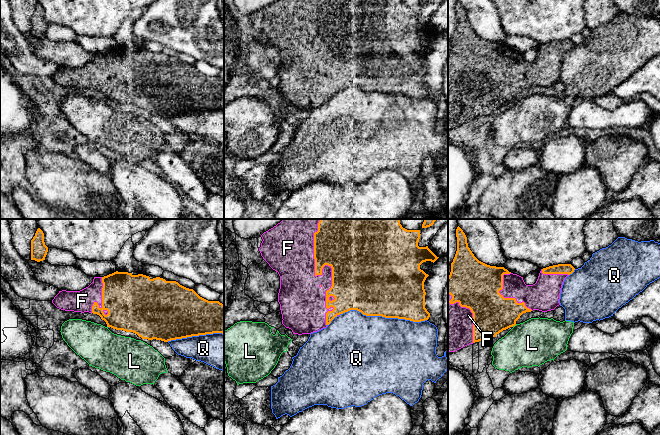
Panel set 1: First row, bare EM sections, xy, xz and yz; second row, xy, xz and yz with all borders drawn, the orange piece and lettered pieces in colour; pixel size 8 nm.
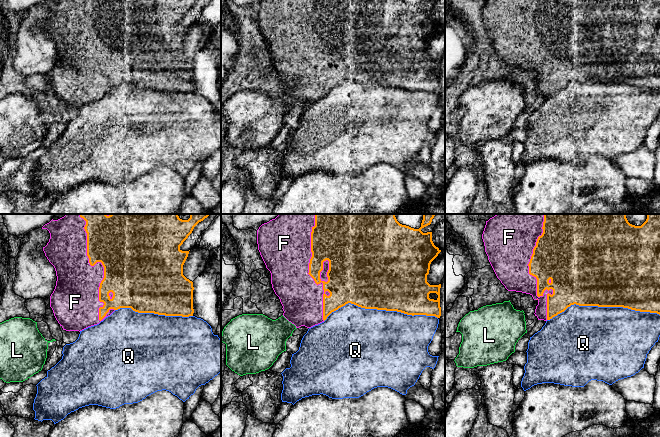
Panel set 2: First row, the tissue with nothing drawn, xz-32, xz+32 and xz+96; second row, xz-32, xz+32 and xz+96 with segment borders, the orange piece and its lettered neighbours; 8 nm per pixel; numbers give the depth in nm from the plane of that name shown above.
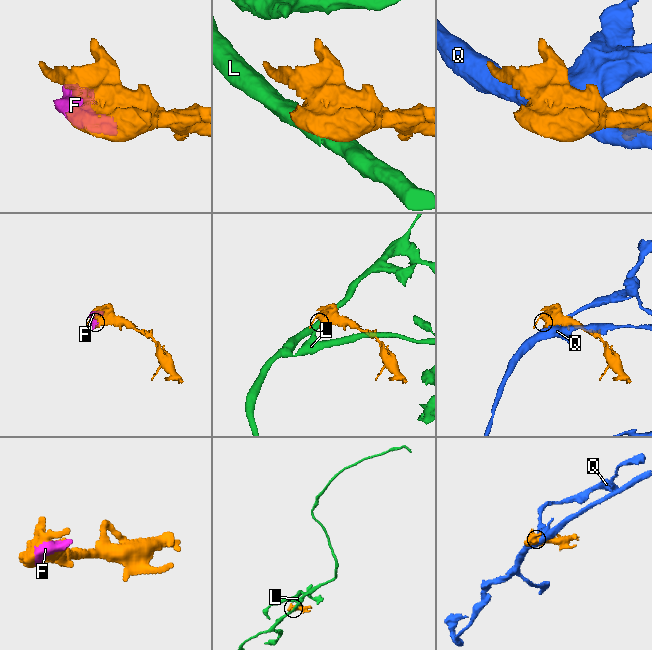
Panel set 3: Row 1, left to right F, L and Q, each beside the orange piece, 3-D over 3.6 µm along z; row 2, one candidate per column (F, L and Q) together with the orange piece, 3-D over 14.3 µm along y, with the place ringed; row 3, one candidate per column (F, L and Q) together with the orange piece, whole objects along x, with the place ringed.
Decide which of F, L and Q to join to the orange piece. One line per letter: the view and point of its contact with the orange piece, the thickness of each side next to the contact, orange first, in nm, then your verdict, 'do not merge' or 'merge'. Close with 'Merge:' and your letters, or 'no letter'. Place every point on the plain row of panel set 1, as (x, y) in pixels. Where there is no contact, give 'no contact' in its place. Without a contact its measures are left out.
F: xz (325, 40) | 440/320 nm | merge
L: yz (514, 101) | 320/360 nm | do not merge
Q: xz (383, 92) | 500/500 nm | do not merge
Merge: F

